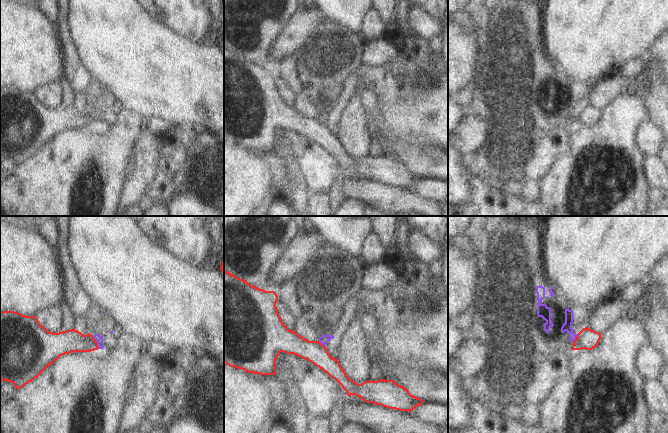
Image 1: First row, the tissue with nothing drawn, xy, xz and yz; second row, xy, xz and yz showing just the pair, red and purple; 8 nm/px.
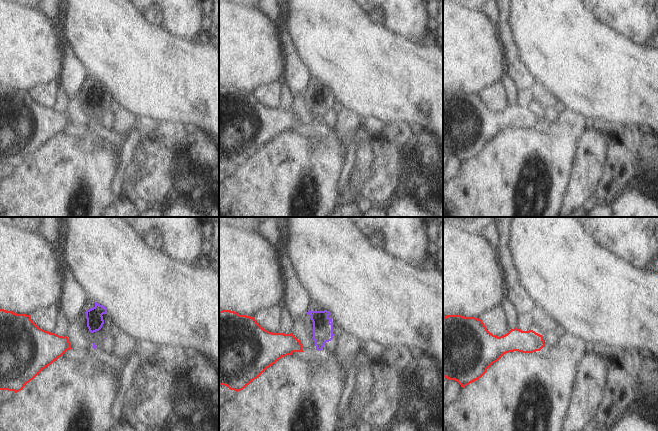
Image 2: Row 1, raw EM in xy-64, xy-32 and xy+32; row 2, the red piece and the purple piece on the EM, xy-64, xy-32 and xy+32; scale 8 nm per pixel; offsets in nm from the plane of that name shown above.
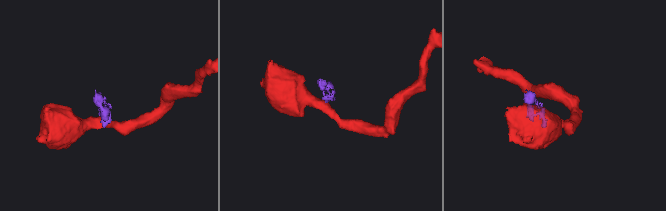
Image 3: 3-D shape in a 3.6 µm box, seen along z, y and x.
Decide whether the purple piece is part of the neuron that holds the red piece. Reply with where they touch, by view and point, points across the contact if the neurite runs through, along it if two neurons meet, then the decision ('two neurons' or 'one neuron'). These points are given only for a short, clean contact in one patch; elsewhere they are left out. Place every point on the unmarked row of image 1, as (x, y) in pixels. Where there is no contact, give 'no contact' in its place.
contact xy (96, 118); border xy (92, 112), (99, 124); two neurons

